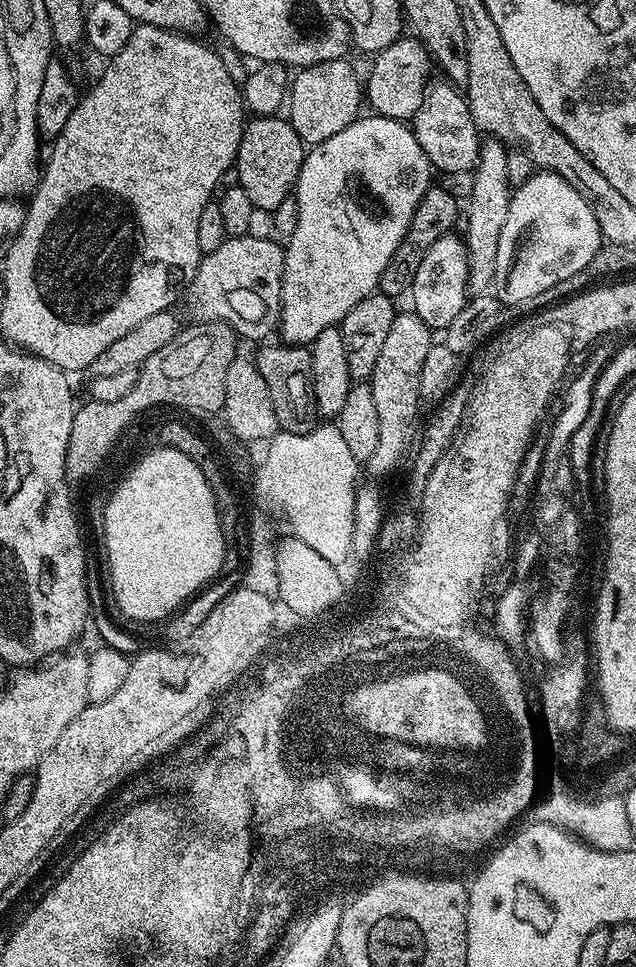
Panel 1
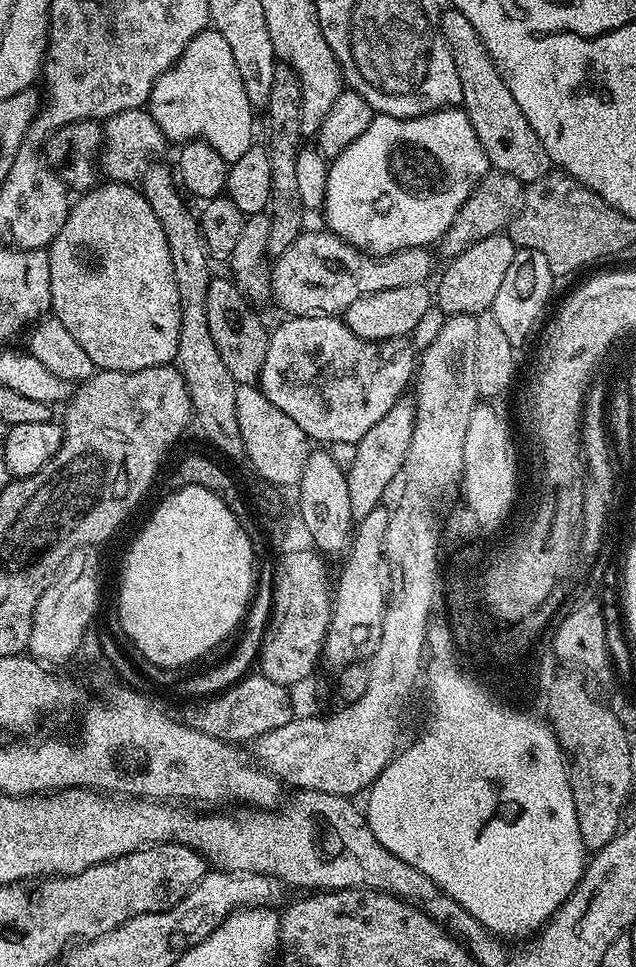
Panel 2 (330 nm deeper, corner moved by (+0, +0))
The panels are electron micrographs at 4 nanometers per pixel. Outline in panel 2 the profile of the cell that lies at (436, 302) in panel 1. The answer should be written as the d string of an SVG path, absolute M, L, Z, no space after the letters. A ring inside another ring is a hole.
M288 316L275 329L271 329L266 348L266 362L262 362L258 387L278 410L283 410L302 426L309 441L321 440L324 446L334 442L354 442L363 438L366 430L385 416L405 395L404 388L413 383L418 367L417 349L412 349L411 339L399 336L393 340L363 340L335 316Z

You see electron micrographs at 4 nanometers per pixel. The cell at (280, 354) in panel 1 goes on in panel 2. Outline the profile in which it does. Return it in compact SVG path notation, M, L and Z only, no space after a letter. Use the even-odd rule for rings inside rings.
M213 275L210 290L206 290L206 323L210 326L210 338L214 338L222 363L226 370L230 370L230 378L234 378L237 384L256 384L260 379L262 362L266 362L270 332L252 313L255 312L253 305L240 293L235 282L225 276Z

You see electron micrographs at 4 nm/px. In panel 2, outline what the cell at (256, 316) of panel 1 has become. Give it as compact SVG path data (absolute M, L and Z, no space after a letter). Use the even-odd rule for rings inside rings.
M305 230L282 255L275 257L272 273L272 300L274 304L288 316L335 316L342 314L350 306L350 302L358 302L366 294L374 294L378 290L394 290L398 286L423 284L431 281L432 256L428 248L403 248L389 256L369 256L350 246L334 233L321 230L311 232Z

